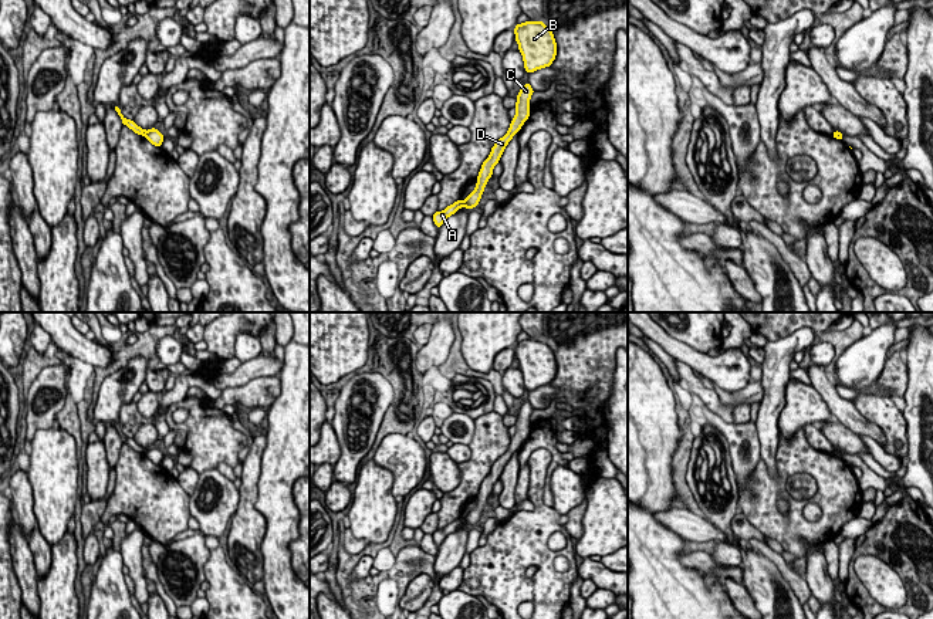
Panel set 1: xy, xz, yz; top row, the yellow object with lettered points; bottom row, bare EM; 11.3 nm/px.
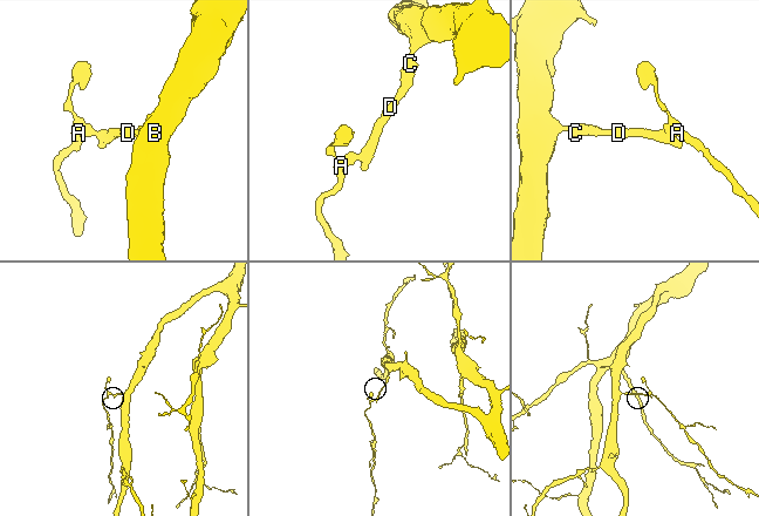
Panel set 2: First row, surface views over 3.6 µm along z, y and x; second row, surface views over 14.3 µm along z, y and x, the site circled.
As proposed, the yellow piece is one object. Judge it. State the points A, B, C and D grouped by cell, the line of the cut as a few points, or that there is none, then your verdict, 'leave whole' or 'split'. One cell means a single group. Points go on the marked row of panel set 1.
A / B C D | xy (146, 131), (144, 135) | split

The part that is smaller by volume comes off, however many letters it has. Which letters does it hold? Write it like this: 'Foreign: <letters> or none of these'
Foreign: A

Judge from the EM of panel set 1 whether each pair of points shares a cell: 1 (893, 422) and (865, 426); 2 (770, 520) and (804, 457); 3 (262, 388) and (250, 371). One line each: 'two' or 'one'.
1: two
2: one
3: two

